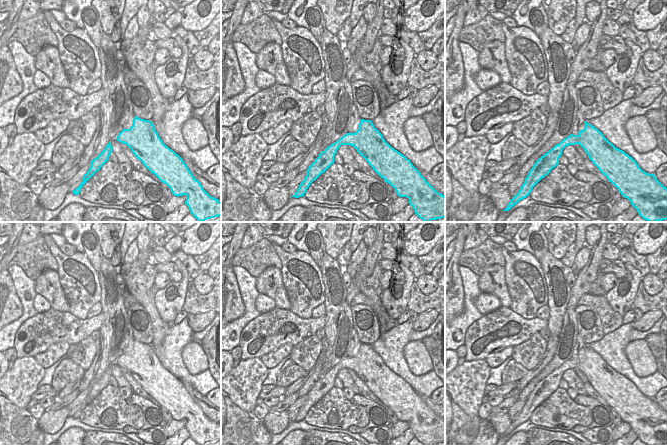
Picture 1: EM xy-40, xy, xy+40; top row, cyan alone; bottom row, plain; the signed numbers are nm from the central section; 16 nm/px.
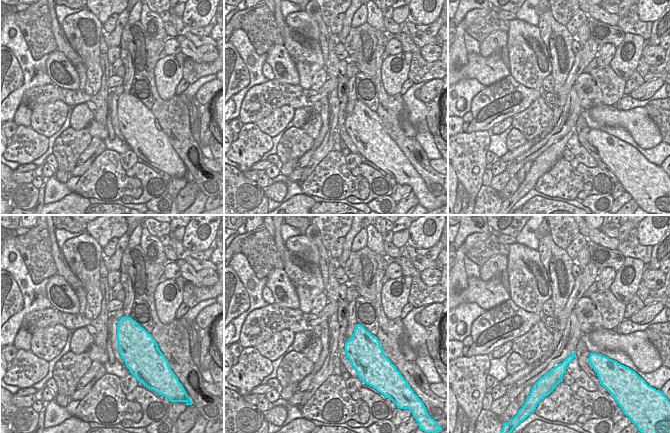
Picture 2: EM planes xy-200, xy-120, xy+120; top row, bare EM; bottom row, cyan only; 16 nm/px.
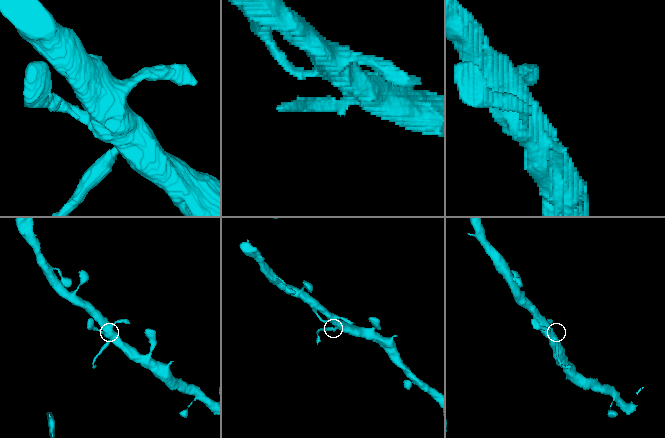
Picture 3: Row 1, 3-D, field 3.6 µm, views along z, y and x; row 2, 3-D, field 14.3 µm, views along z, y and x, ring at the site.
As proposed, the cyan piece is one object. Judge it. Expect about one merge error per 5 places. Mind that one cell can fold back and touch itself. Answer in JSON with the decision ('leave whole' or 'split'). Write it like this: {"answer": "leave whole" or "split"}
{"answer": "split"}

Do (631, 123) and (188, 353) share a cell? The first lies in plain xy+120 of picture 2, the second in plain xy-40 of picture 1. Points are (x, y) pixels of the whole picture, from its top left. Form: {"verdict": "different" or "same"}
{"verdict": "same"}

